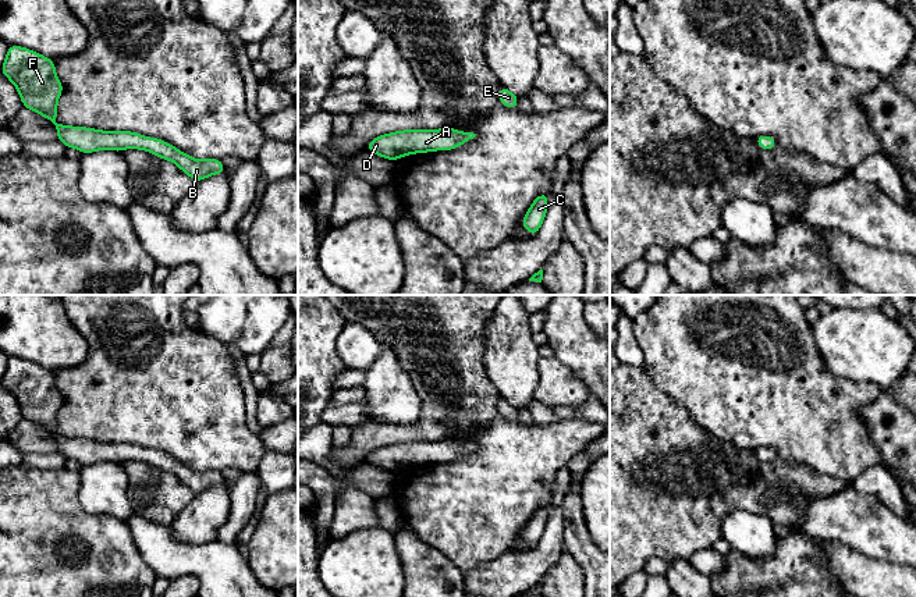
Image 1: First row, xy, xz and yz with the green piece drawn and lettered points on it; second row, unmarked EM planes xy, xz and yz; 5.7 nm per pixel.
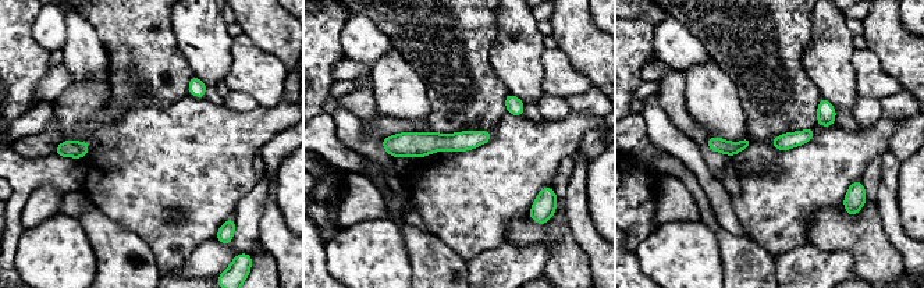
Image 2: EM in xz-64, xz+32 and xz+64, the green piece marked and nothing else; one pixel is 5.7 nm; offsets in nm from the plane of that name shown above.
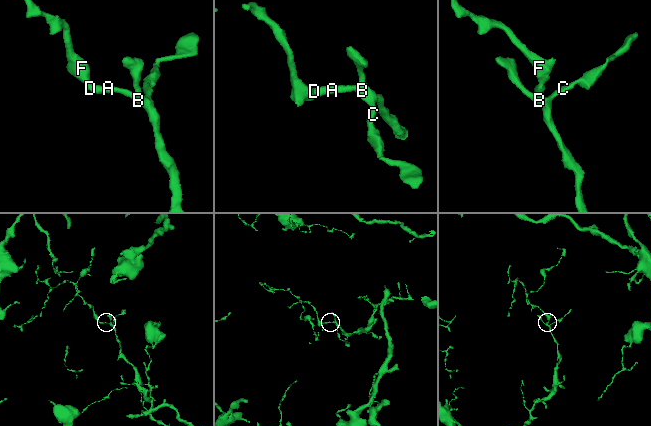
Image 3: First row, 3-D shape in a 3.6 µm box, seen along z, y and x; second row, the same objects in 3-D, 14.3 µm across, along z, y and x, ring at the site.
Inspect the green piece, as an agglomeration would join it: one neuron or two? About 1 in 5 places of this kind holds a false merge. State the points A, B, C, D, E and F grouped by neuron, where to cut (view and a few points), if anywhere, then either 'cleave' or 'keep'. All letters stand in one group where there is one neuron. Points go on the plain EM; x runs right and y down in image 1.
A B C D E F | no cut | keep

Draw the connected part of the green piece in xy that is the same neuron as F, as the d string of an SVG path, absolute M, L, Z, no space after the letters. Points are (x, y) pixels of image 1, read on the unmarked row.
M8 358L6 373L0 381L19 404L24 419L50 431L57 441L58 452L82 465L95 462L142 461L160 470L174 473L196 494L213 486L227 484L221 472L198 472L182 465L170 455L142 448L129 443L97 443L84 438L67 438L56 434L57 412L63 397L56 387L54 373L21 358Z

